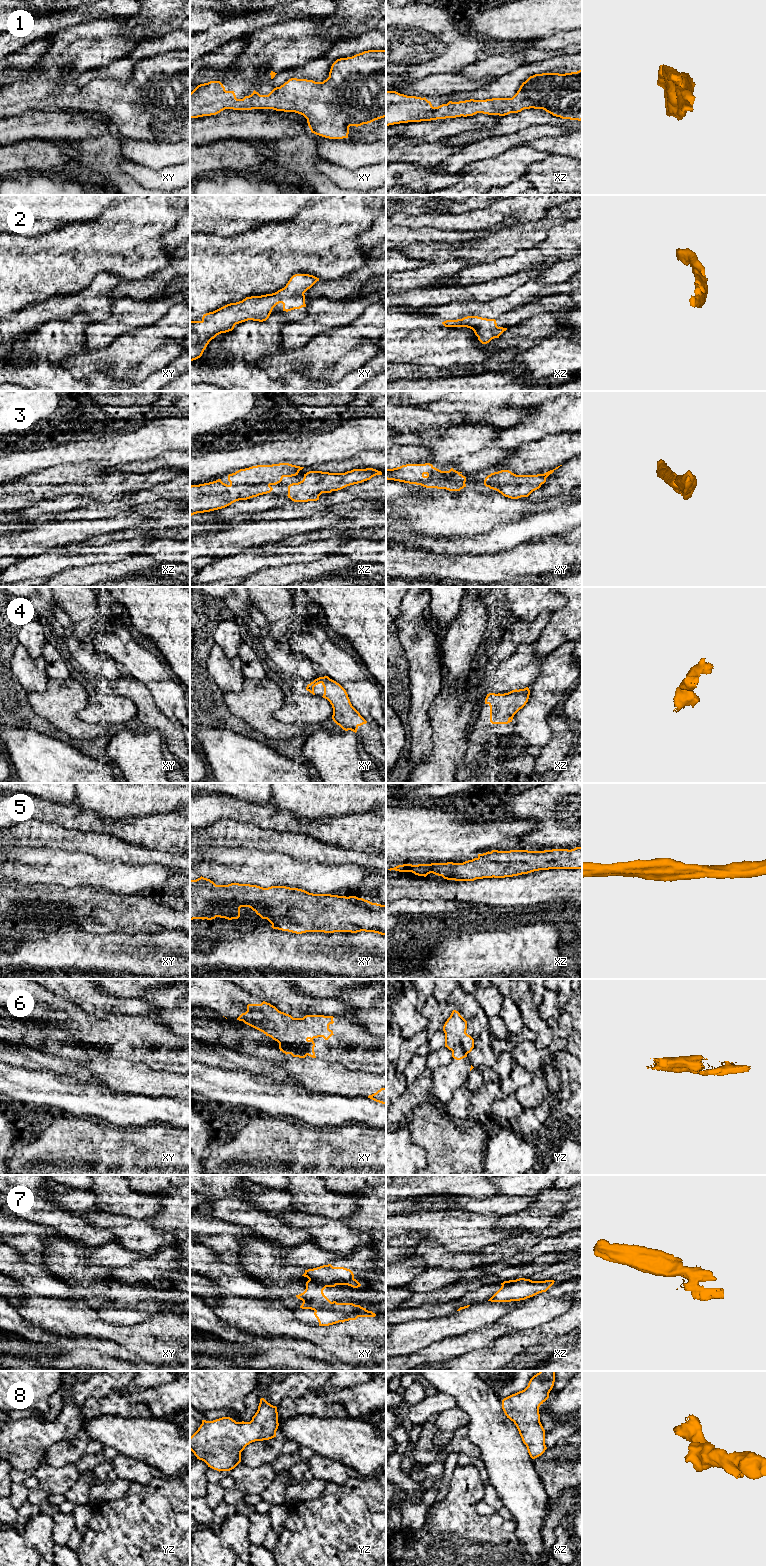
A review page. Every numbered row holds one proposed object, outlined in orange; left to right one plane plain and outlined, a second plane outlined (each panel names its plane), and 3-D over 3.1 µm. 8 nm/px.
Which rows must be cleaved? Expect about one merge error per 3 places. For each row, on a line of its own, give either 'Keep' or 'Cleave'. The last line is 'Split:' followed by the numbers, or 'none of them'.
1: Keep
2: Keep
3: Keep
4: Keep
5: Keep
6: Cleave
7: Cleave
8: Keep
Split: 6, 7

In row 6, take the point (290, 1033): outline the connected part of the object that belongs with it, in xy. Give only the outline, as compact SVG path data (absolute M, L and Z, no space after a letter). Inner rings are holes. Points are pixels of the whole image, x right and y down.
M263 1001L261 1004L248 1004L247 1011L237 1020L263 1032L279 1043L283 1053L290 1054L293 1049L302 1049L308 1056L316 1058L314 1038L328 1040L333 1034L329 1025L333 1016L306 1015L293 1018L279 1011L275 1006Z

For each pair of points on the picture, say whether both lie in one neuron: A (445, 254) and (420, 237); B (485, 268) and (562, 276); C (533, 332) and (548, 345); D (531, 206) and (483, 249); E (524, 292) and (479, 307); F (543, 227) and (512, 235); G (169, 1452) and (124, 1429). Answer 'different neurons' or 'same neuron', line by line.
A: different neurons
B: different neurons
C: different neurons
D: different neurons
E: same neuron
F: same neuron
G: same neuron

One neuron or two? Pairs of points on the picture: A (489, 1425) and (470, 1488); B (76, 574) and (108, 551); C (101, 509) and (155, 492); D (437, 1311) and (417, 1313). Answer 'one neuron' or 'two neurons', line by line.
A: two neurons
B: two neurons
C: two neurons
D: one neuron

